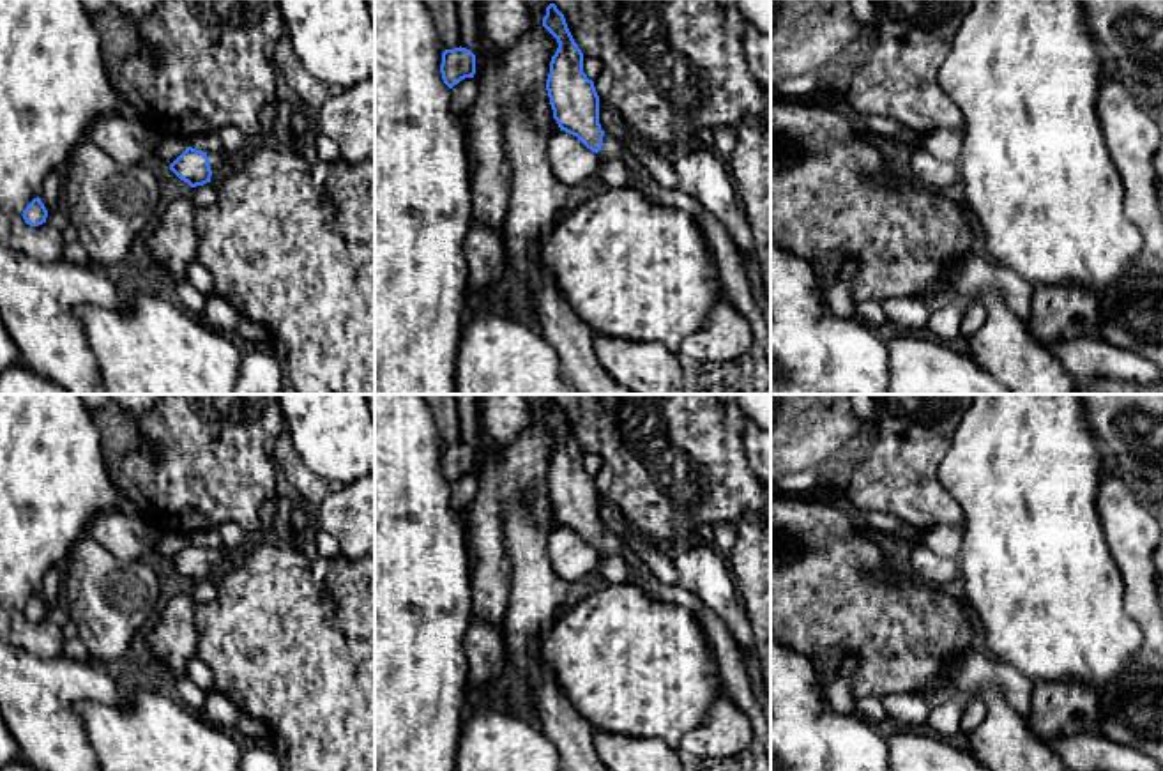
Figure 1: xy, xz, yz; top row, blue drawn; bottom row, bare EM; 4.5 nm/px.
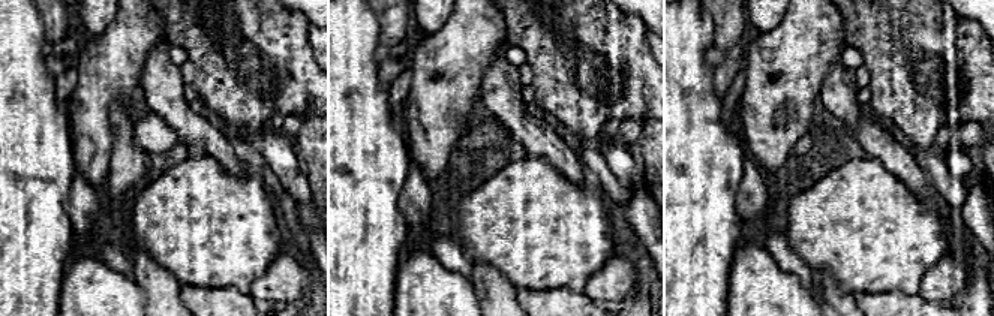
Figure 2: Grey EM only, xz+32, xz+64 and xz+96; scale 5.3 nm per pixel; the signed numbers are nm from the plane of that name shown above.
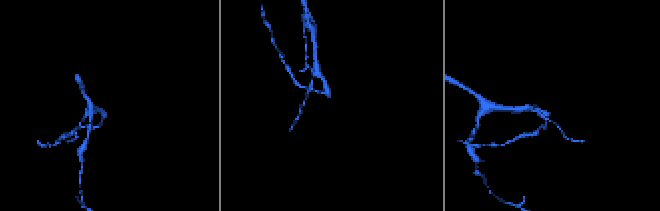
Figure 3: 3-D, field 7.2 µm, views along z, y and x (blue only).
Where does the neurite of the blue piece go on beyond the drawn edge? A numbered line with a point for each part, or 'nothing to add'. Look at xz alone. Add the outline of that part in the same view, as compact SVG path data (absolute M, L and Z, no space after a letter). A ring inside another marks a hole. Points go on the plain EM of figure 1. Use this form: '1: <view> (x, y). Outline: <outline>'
1: xz (612, 543). Outline: M604 529L603 543L597 548L599 559L612 555L622 557L638 576L654 576L652 571L640 561L640 557L624 543L622 531Z

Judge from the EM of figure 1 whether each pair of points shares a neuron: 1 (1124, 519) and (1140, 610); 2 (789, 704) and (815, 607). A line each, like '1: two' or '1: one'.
1: one
2: two

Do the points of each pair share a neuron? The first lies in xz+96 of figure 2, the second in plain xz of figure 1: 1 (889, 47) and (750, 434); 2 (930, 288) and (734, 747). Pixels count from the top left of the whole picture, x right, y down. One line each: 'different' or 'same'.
1: different
2: same

